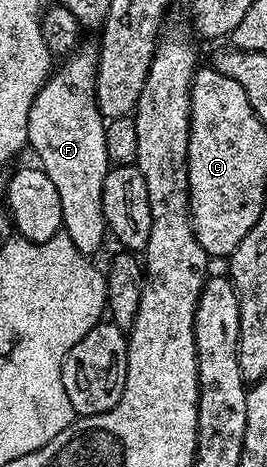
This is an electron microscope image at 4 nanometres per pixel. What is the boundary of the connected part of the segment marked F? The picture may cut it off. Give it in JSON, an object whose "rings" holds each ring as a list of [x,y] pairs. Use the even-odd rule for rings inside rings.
{"rings":[[[79,45],[74,53],[65,59],[62,67],[55,69],[32,100],[32,108],[28,112],[28,146],[38,157],[37,165],[48,174],[56,189],[60,192],[63,222],[61,229],[70,237],[72,244],[81,254],[94,256],[108,238],[106,217],[102,211],[104,196],[104,176],[111,169],[112,163],[108,156],[108,148],[104,148],[106,122],[98,110],[96,100],[96,76],[98,75],[98,51],[92,45]]]}

